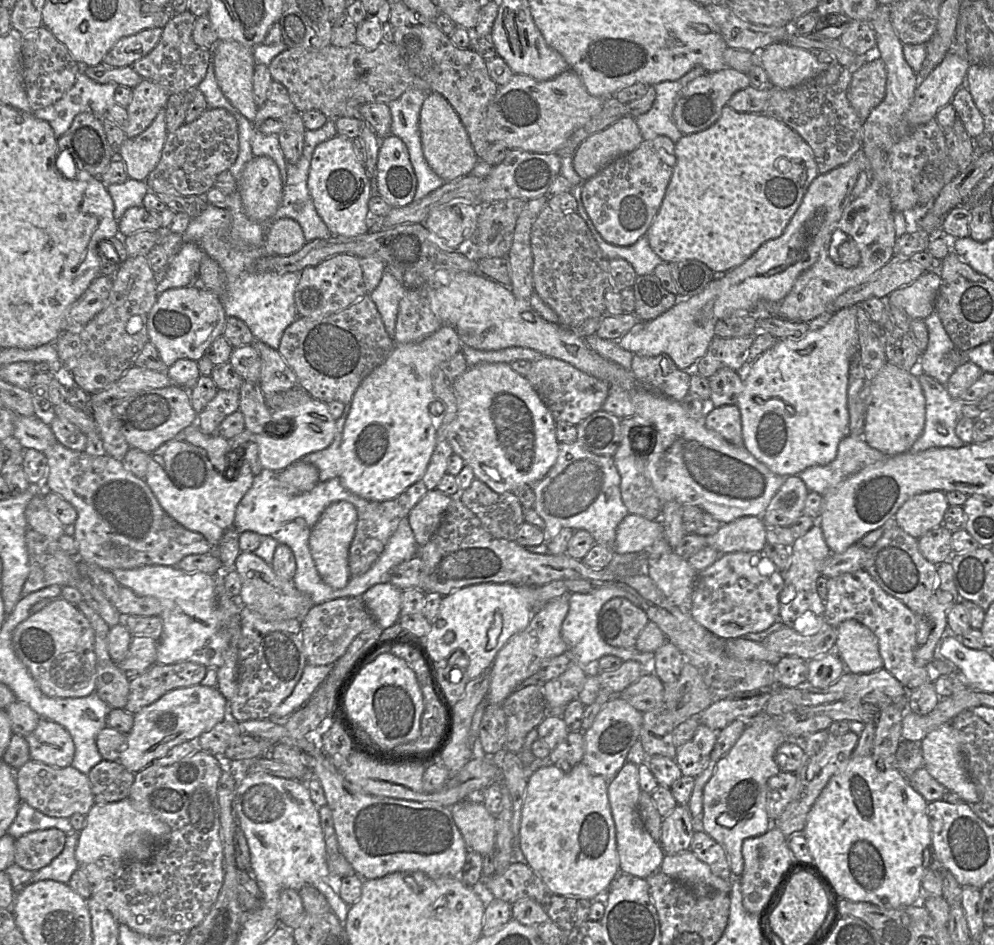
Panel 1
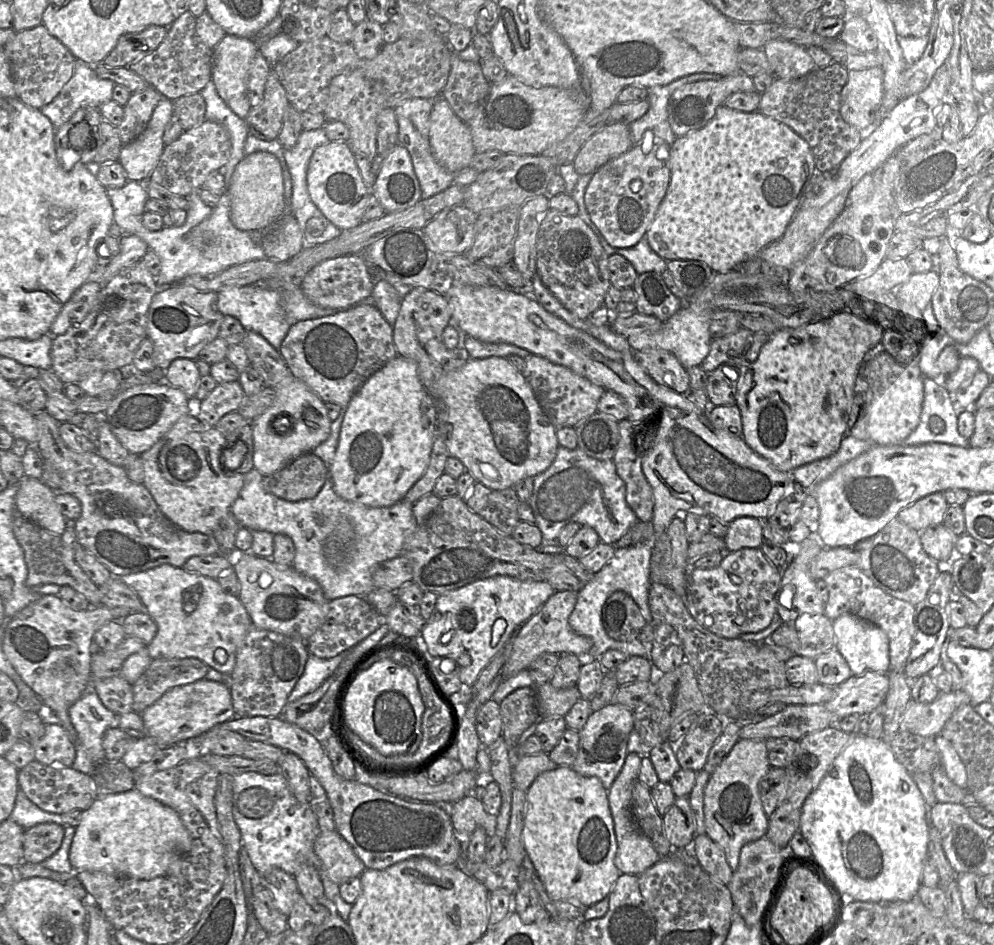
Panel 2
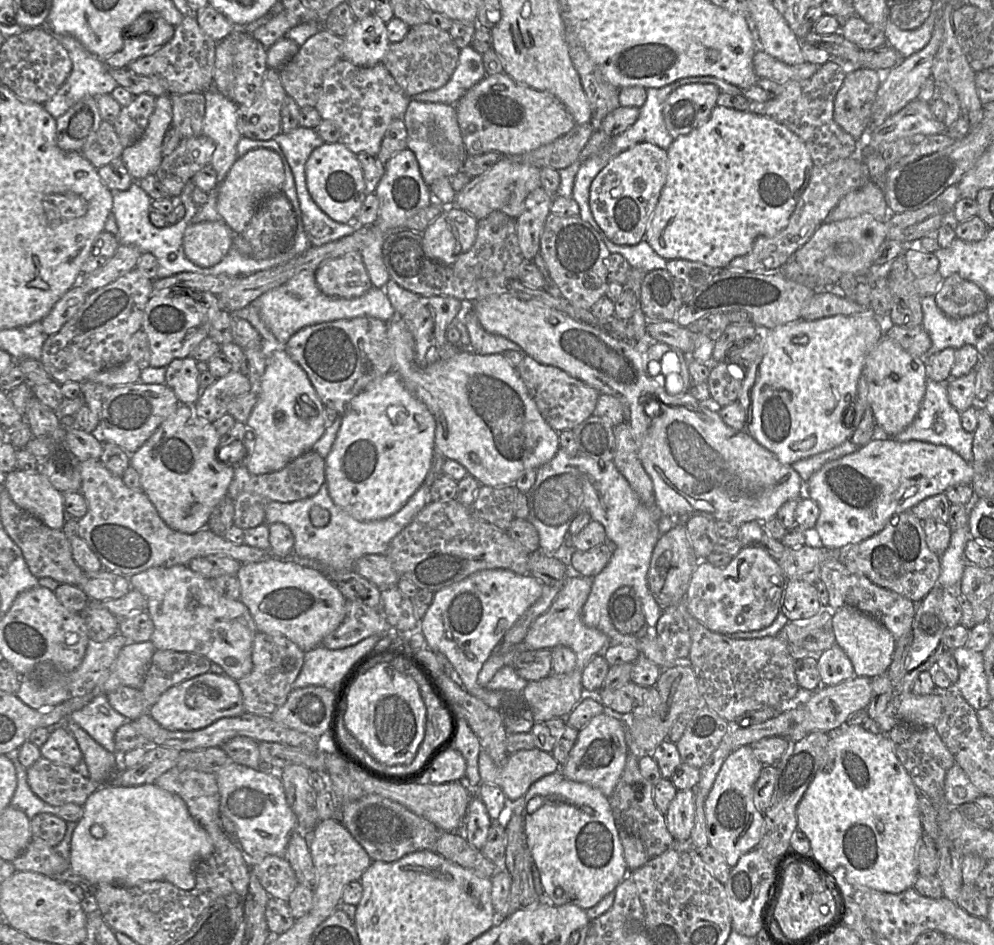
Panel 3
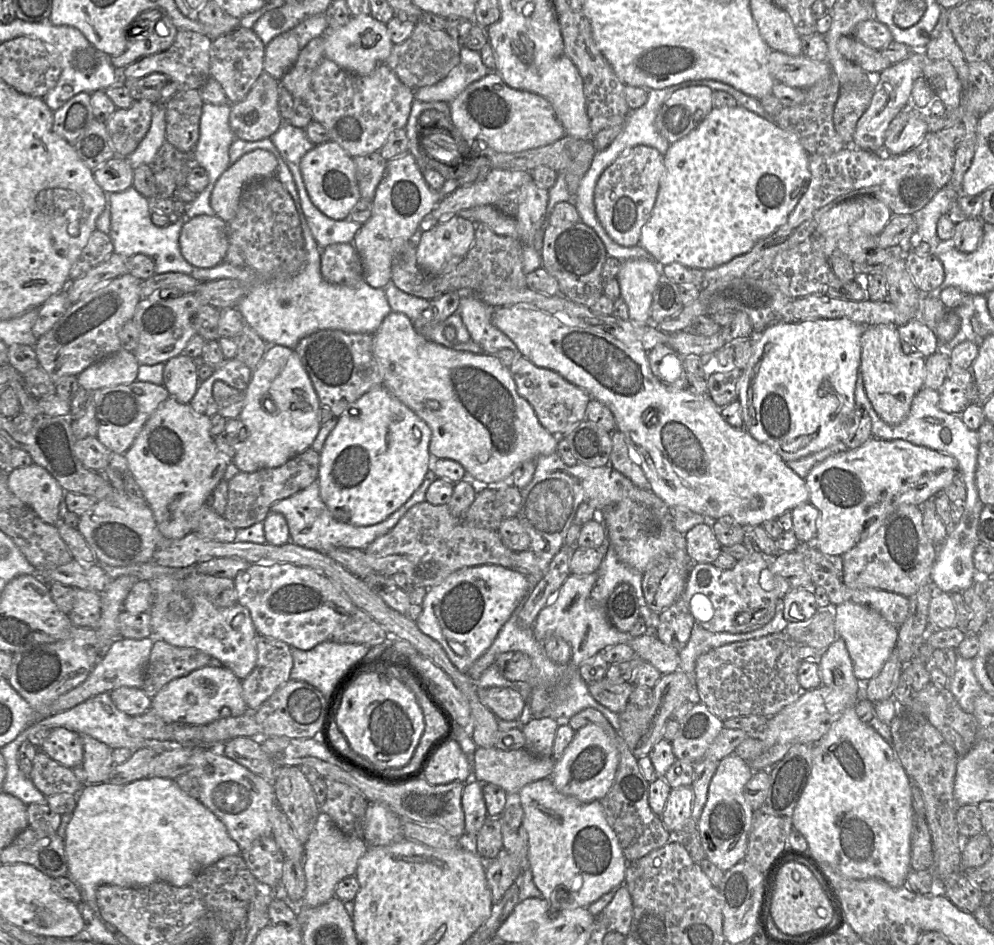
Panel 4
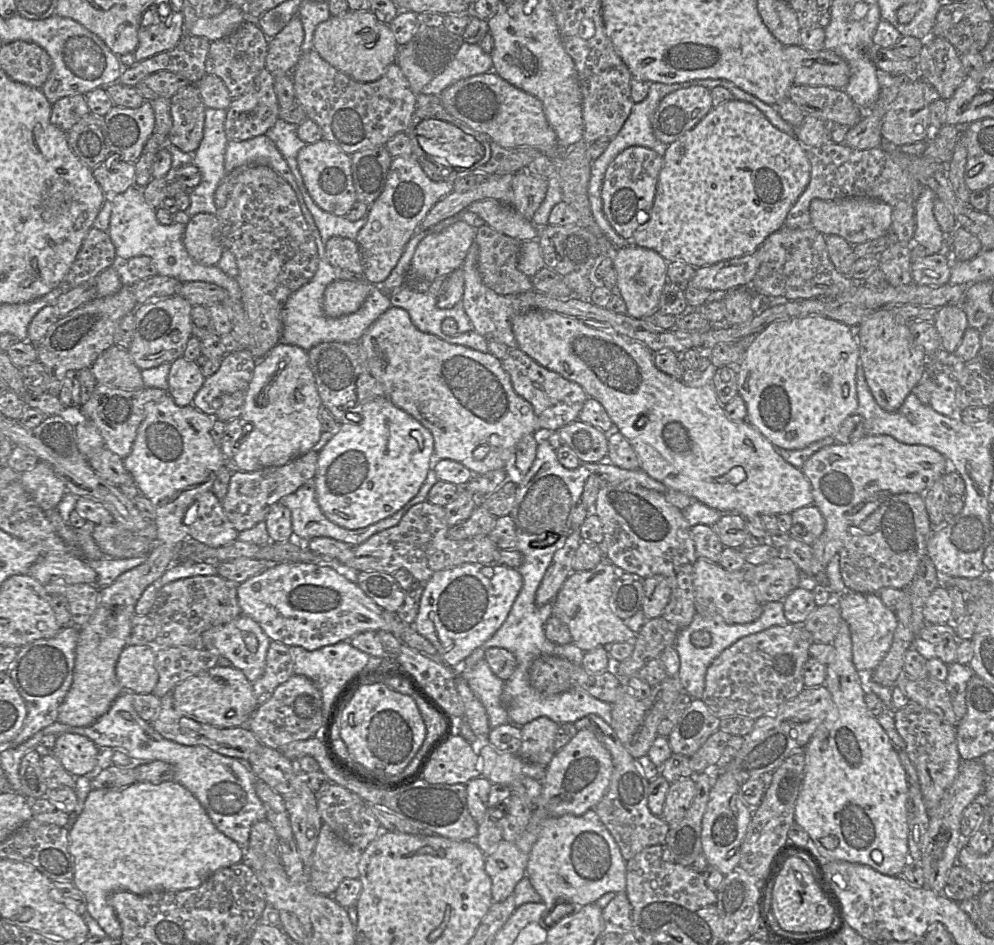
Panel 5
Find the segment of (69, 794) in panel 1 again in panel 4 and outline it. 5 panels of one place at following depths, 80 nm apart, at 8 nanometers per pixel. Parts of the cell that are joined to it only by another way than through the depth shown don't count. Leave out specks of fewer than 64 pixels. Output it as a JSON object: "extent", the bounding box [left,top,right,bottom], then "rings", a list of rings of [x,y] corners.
{"extent":[29,749,83,796],"rings":[[[40,749],[33,760],[29,779],[45,796],[59,793],[77,795],[83,788],[71,768],[53,760]]]}

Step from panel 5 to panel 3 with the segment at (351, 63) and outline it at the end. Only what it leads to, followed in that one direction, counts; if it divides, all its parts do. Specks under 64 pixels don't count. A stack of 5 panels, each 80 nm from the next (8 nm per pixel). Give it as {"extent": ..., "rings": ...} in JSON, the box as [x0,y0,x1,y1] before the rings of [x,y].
{"extent":[343,15,390,67],"rings":[[[374,15],[358,19],[343,37],[343,59],[361,67],[381,63],[390,43],[386,24]]]}

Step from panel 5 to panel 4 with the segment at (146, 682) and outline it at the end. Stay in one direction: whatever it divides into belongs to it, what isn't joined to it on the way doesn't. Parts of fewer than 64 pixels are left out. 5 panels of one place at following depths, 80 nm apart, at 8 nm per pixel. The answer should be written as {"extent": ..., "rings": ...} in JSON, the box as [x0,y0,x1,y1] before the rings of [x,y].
{"extent":[50,638,155,714],"rings":[[[121,638],[110,648],[108,653],[99,660],[87,679],[73,690],[59,696],[50,706],[50,714],[68,710],[85,700],[104,692],[111,692],[119,687],[142,688],[147,664],[155,638],[141,640]]]}

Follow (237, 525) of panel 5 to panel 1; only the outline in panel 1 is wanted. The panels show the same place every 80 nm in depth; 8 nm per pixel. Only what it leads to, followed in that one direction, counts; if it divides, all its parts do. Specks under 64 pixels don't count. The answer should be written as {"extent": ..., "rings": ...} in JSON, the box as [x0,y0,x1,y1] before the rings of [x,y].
{"extent":[276,459,319,495],"rings":[[[303,459],[276,472],[278,486],[290,495],[300,495],[311,491],[319,483],[318,468]]]}

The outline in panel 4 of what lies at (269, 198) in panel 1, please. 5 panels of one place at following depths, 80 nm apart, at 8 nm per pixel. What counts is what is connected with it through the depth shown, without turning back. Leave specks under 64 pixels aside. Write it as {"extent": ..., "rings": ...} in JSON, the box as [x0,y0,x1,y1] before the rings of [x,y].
{"extent":[210,149,278,222],"rings":[[[256,149],[241,156],[220,176],[210,196],[216,216],[230,222],[236,215],[244,189],[254,181],[277,176],[278,162],[268,150]]]}

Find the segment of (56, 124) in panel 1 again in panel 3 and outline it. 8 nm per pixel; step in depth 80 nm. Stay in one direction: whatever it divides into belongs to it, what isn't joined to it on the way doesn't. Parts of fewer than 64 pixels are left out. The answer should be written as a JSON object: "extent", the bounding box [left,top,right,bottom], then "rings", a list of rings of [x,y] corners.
{"extent":[43,34,117,119],"rings":[[[53,34],[53,37],[68,52],[72,62],[72,70],[66,81],[58,91],[43,105],[44,109],[55,119],[63,115],[69,108],[84,97],[97,97],[103,94],[111,94],[117,82],[110,75],[104,64],[104,60],[92,55],[77,39],[69,35]]]}

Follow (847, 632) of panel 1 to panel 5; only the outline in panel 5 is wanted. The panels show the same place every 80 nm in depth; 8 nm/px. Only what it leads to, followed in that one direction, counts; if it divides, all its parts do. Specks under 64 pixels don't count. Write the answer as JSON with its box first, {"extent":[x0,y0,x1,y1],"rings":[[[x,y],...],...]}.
{"extent":[834,592,897,672],"rings":[[[844,592],[835,596],[834,601],[839,608],[841,618],[848,624],[851,632],[853,663],[856,670],[874,672],[892,644],[897,627],[895,612],[883,603],[876,593]]]}

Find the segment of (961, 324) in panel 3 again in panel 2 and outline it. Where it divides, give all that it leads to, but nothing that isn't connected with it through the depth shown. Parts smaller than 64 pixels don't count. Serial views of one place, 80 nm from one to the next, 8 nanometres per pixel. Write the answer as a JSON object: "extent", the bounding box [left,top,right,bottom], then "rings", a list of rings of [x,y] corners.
{"extent":[916,303,974,381],"rings":[[[931,303],[922,311],[922,317],[925,322],[926,335],[920,343],[920,351],[916,363],[924,377],[930,377],[935,381],[940,381],[945,376],[940,373],[936,365],[936,360],[943,348],[947,345],[955,345],[956,349],[960,345],[968,346],[974,341],[974,337],[965,344],[955,343],[939,325]]]}

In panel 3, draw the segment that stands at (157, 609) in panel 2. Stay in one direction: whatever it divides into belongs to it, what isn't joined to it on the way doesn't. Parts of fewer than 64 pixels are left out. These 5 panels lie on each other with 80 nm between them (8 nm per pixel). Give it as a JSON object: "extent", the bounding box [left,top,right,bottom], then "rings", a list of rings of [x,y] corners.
{"extent":[128,565,258,681],"rings":[[[187,565],[152,567],[128,577],[128,580],[131,588],[138,590],[146,599],[145,611],[154,624],[150,640],[156,650],[200,654],[212,663],[218,664],[224,674],[235,681],[250,673],[253,665],[253,640],[258,630],[248,608],[240,599],[227,599],[221,596],[213,588],[210,578],[193,572]]]}

